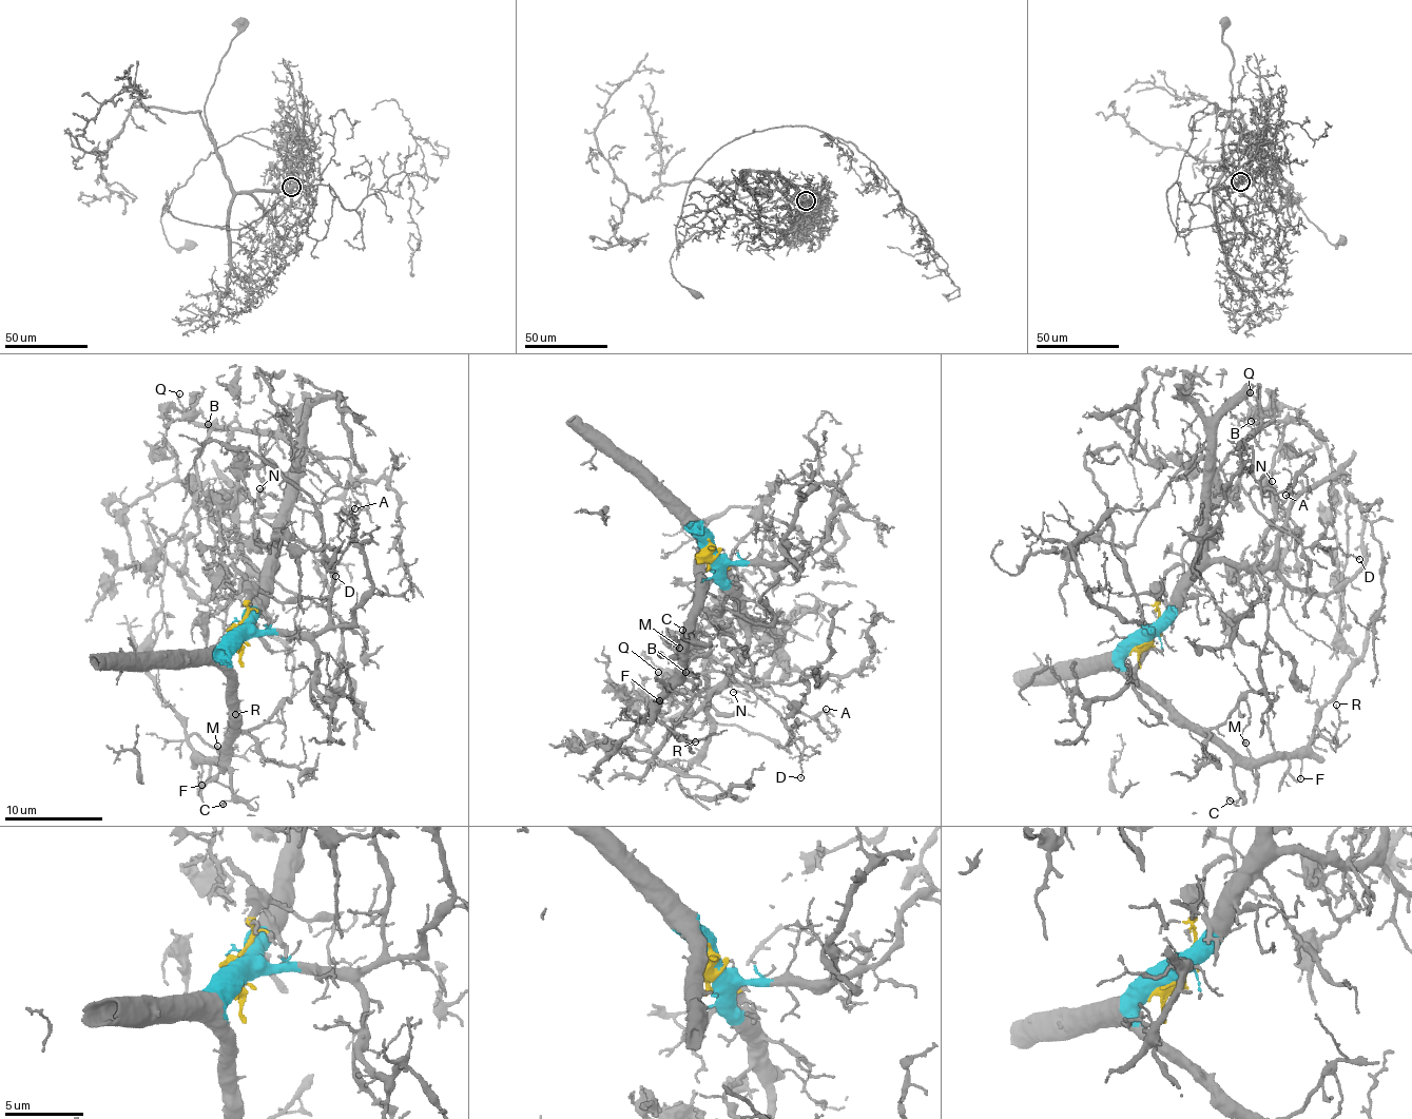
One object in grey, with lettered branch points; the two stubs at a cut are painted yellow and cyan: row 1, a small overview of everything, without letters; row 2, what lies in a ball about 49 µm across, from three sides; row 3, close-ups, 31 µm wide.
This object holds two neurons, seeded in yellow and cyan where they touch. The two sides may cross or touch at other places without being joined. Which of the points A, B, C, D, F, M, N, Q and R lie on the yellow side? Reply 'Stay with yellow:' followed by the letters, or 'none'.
Stay with yellow: A, B, D, N, Q

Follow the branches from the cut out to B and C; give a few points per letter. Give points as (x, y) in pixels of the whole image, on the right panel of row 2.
B: (1147, 637), (1161, 582), (1236, 482), (1246, 443), (1298, 412), (1281, 406), (1254, 419), (1253, 410), (1250, 422)
C: (1147, 637), (1123, 664), (1232, 758), (1239, 795), (1237, 801), (1230, 801)

